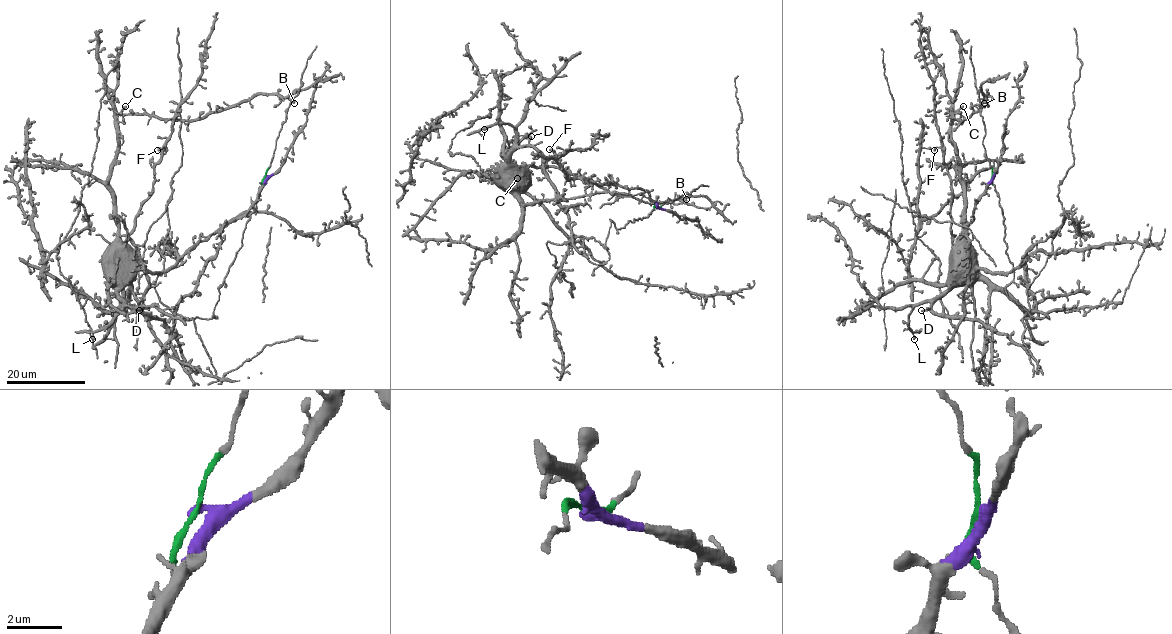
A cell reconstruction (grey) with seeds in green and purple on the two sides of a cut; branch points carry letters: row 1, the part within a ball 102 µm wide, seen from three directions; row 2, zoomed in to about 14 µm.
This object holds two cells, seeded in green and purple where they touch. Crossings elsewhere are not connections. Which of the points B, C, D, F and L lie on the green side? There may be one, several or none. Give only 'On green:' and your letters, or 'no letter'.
On green: B, C, D, F, L

